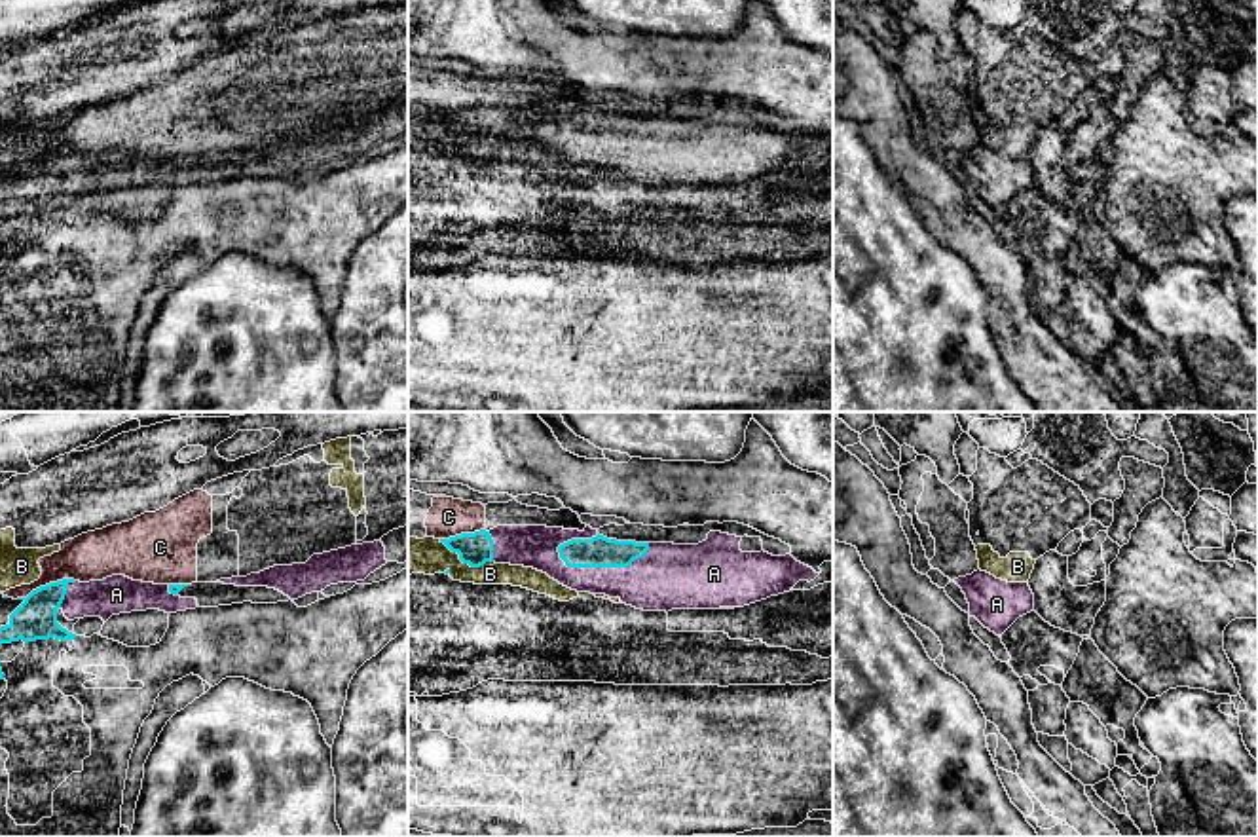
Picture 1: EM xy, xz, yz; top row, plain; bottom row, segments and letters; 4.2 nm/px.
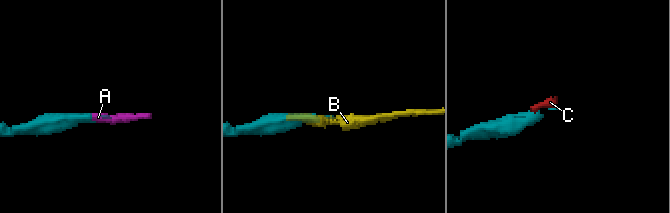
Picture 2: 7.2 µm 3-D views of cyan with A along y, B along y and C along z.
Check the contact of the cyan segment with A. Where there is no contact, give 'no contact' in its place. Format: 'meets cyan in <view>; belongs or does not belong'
meets cyan in xz; belongs

